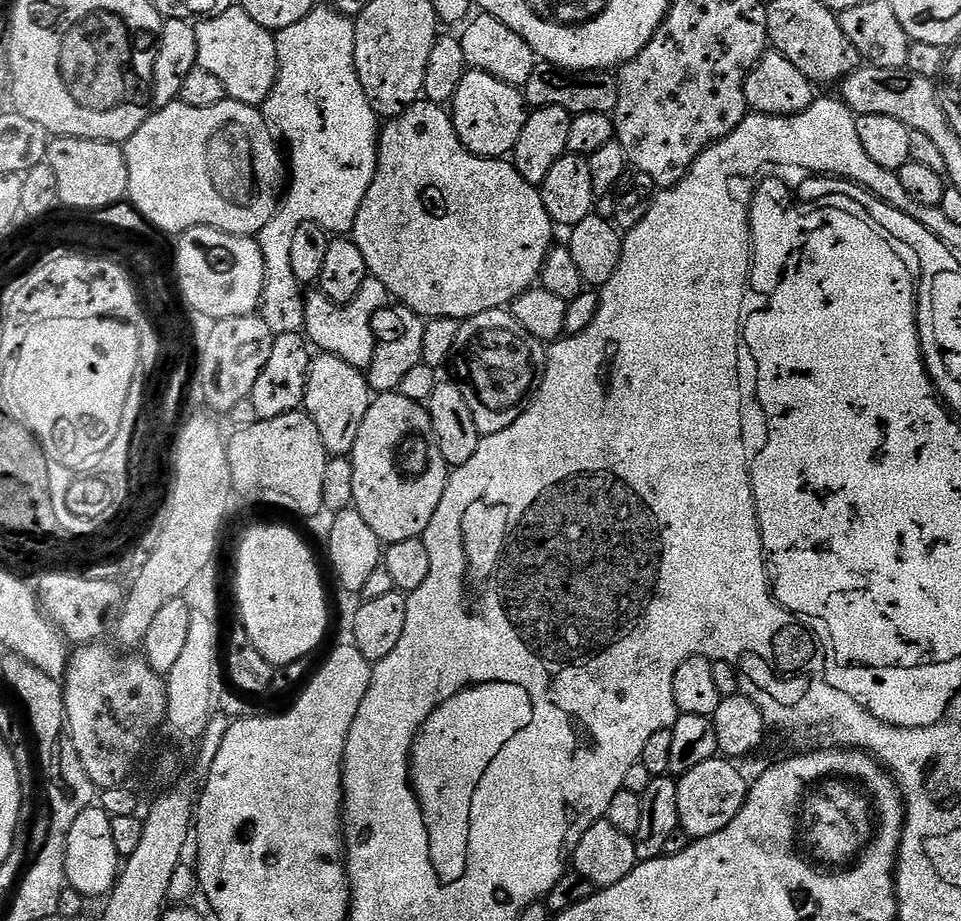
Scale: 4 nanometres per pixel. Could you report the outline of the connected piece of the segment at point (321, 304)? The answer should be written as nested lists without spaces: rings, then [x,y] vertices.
[[[369,275],[362,290],[358,290],[358,294],[349,304],[335,304],[333,300],[326,298],[323,292],[312,291],[304,296],[303,330],[303,335],[310,341],[311,347],[321,353],[342,358],[342,362],[350,362],[350,366],[367,370],[376,349],[372,319],[390,300],[386,286],[382,286],[376,276]]]

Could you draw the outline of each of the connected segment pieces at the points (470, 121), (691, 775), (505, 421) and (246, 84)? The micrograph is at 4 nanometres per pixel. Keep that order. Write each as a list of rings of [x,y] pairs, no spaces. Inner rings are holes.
[[[470,70],[464,75],[462,83],[458,85],[458,94],[454,94],[450,105],[452,125],[456,128],[456,133],[460,135],[460,141],[468,147],[469,152],[485,158],[504,158],[514,151],[518,138],[522,134],[522,126],[526,126],[529,111],[530,105],[525,100],[521,89],[494,78],[494,74],[475,70]]]
[[[717,758],[702,762],[702,766],[694,766],[685,776],[676,780],[678,790],[678,818],[680,828],[691,836],[692,840],[701,840],[707,836],[718,834],[742,810],[748,797],[749,777],[744,777],[728,758]]]
[[[495,308],[461,323],[450,368],[456,371],[455,383],[466,394],[470,414],[474,414],[474,426],[478,426],[481,437],[506,430],[506,426],[523,414],[526,401],[540,386],[547,362],[545,341],[526,331],[511,311]]]
[[[239,6],[227,8],[217,16],[201,19],[195,25],[195,30],[198,38],[197,65],[202,70],[210,70],[210,74],[220,79],[222,86],[226,86],[228,99],[253,106],[263,105],[276,81],[276,71],[280,68],[275,35],[269,29],[258,26],[258,22],[254,22],[254,18],[250,18],[250,14],[246,14],[246,10]]]

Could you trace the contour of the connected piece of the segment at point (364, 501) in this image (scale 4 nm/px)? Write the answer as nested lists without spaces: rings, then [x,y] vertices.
[[[399,391],[377,395],[366,410],[366,418],[362,418],[350,459],[354,470],[352,503],[366,518],[370,530],[385,545],[421,539],[434,510],[438,510],[438,502],[442,502],[450,475],[442,450],[438,450],[427,407],[415,404]]]

